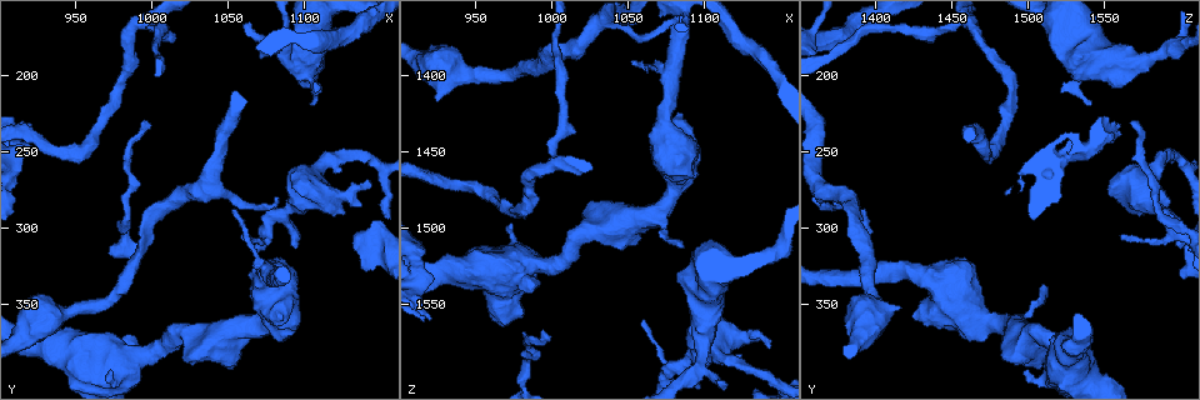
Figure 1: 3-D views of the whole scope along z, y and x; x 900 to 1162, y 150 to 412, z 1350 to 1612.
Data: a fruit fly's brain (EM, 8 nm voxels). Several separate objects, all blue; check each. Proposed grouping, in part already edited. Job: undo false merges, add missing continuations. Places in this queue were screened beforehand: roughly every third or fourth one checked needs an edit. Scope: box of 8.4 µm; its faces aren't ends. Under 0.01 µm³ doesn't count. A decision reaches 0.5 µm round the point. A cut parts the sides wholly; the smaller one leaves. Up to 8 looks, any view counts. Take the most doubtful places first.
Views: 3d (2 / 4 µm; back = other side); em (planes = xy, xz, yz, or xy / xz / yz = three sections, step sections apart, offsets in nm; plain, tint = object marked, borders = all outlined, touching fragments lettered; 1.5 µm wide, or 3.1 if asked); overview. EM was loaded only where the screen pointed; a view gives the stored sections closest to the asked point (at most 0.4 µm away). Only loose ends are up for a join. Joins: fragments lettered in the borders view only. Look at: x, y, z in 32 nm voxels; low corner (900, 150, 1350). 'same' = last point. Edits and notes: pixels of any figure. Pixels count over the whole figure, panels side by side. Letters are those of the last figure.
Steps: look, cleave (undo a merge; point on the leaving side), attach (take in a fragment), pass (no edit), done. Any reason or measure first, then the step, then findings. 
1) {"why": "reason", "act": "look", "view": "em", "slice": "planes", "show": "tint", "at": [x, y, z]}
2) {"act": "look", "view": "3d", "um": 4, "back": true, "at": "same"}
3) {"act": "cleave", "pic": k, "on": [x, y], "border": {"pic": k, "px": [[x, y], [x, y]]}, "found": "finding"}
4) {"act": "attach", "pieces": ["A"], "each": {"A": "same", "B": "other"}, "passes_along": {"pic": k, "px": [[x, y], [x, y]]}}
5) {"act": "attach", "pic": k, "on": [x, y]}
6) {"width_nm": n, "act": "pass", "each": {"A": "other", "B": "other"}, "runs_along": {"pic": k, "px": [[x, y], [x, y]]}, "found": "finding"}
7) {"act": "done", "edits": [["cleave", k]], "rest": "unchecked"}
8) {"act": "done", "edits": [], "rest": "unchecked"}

{"why": "branch stops here", "act": "look", "view": "3d", "um": 2, "at": [922, 232, 1560]}

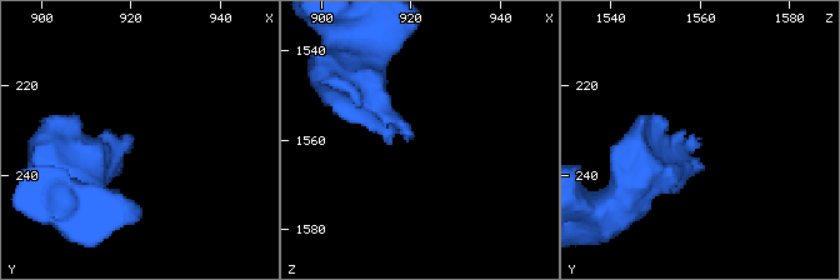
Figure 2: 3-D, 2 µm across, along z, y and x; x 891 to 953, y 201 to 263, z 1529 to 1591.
{"act": "look", "view": "em", "slice": "planes", "show": "borders", "at": [920, 232, 1559]}

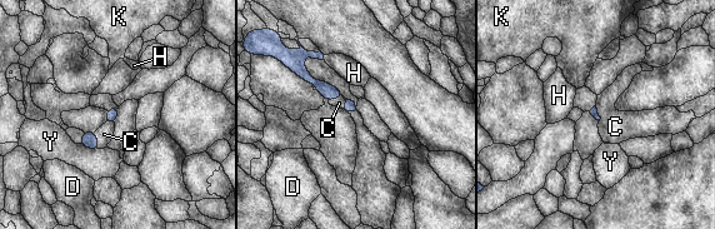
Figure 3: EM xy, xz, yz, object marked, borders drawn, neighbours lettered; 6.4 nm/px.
{"act": "attach", "pieces": ["C"], "each": {"C": "same", "D": "other", "H": "other", "K": "other", "Y": "other"}, "passes_along": {"pic": 3, "px": [[328, 91], [338, 98], [339, 103]]}, "found": "it goes on there"}

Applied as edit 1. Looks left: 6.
{"why": "branch stops here", "act": "look", "view": "3d", "um": 4, "at": [1086, 340, 1514]}

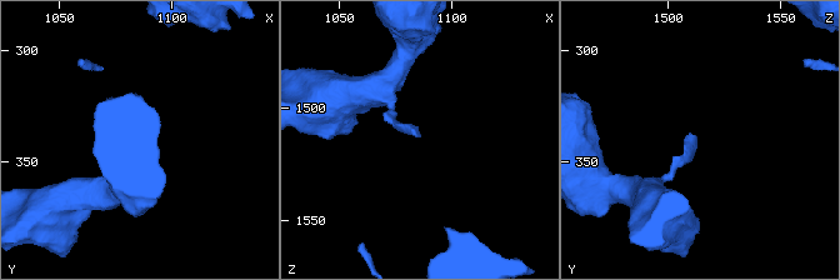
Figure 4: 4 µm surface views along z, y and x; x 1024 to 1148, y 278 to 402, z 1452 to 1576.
{"act": "look", "view": "em", "slice": "xz", "step": 4, "show": "borders", "at": [1087, 342, 1513]}

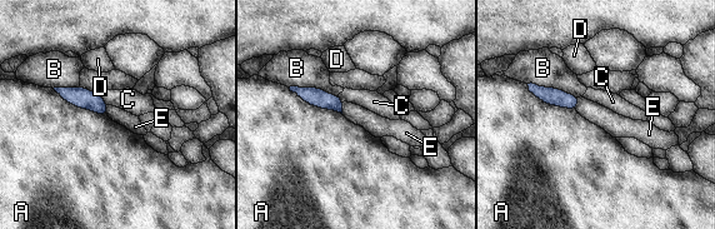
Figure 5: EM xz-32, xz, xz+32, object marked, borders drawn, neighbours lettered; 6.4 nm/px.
{"why": "another direction", "act": "look", "view": "em", "slice": "planes", "show": "borders", "at": "same"}

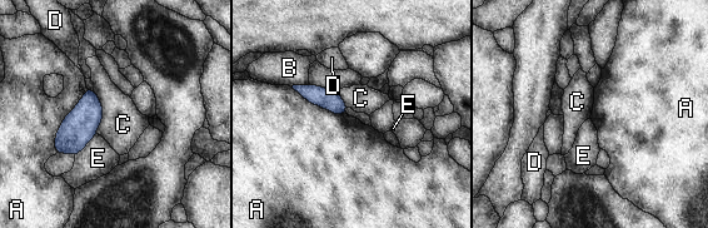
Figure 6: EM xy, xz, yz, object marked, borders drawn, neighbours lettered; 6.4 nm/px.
{"width_nm": 110, "act": "pass", "each": {"A": "other", "B": "other", "C": "other", "D": "other", "E": "other"}, "border": {"pic": 6, "px": [[86, 88], [55, 134], [55, 154]]}, "found": "none of them fits"}

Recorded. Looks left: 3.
{"why": "a fork", "act": "look", "view": "em", "slice": "xy", "step": 4, "show": "tint", "at": [1076, 328, 1398]}

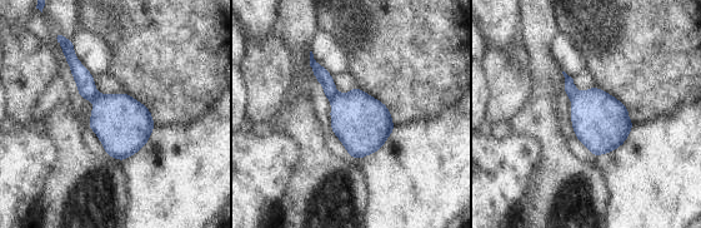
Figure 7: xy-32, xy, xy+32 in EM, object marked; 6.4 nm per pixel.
{"act": "look", "view": "em", "slice": "planes", "show": "tint", "at": "same"}

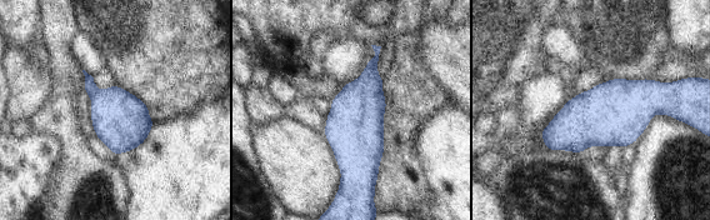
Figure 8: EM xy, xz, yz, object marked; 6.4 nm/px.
{"act": "look", "view": "em", "slice": "planes", "show": "borders", "at": "same"}

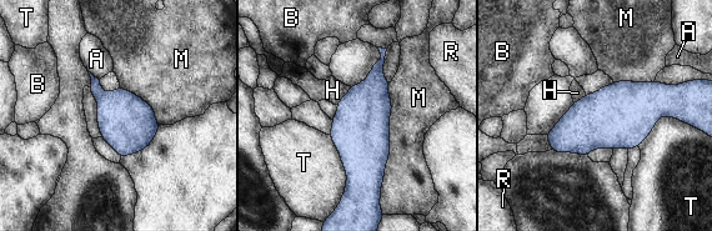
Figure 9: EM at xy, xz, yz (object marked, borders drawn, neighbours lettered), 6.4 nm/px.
{"longest_contact_nm": ["M", 750], "act": "cleave", "pic": 9, "on": [95, 86], "each": {"A": "other", "B": "other", "H": "other", "M": "other", "R": "other", "T": "other"}, "border": {"pic": 9, "px": [[103, 91], [96, 99]]}, "found": "a second neuron is stuck on"}

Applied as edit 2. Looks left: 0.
{"act": "done", "edits": [["attach", 3], ["cleave", 9]], "rest": "unchecked"}

